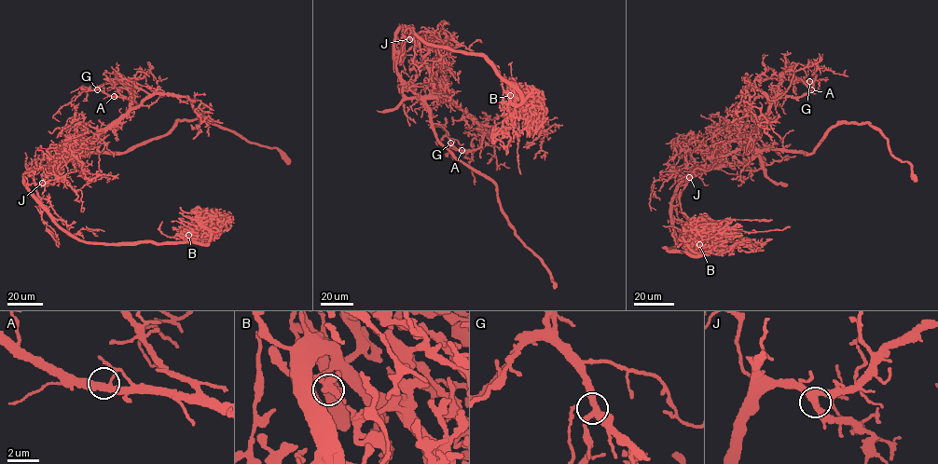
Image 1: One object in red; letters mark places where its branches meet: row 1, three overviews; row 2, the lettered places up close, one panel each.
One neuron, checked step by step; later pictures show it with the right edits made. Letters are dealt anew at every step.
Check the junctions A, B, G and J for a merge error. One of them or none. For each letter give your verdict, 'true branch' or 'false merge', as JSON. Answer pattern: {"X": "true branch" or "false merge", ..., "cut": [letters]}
{"A": "true branch", "B": "true branch", "G": "true branch", "J": "true branch", "cut": []}

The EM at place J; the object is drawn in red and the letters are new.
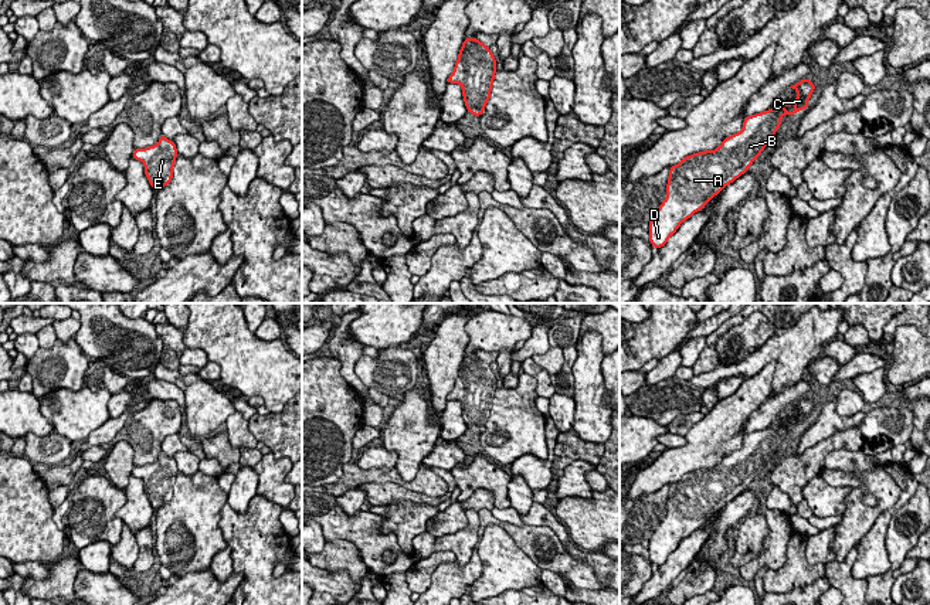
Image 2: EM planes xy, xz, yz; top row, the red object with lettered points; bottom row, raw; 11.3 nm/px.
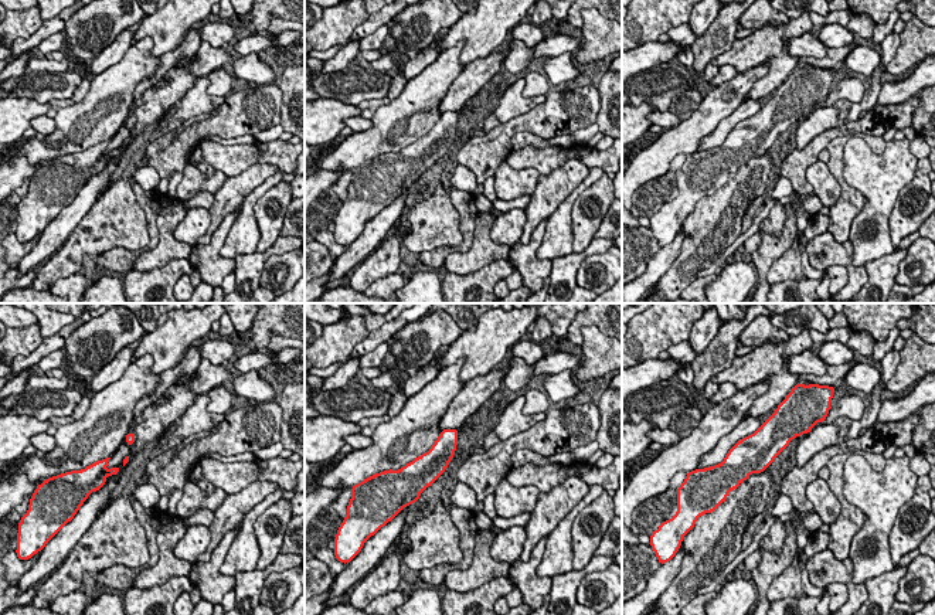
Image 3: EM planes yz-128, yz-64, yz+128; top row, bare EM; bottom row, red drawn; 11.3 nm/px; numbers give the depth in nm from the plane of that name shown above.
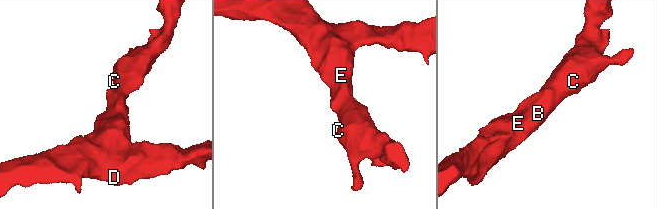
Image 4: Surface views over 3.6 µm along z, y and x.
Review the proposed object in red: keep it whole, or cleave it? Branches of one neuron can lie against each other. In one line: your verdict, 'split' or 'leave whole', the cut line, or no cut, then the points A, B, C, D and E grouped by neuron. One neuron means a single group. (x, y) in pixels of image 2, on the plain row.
leave whole | no cut | A B C D E

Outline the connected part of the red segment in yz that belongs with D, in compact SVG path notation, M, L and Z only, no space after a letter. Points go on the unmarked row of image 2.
M802 395L795 402L790 404L797 408L797 415L794 418L795 425L788 429L785 425L791 424L791 419L785 418L784 425L771 425L751 434L746 434L743 438L743 445L740 449L724 455L722 462L715 468L703 468L683 475L678 482L671 483L668 502L666 502L666 516L661 520L655 531L652 533L649 541L649 560L658 567L666 562L669 554L673 553L682 540L689 537L695 530L703 527L706 521L716 514L727 502L732 502L741 492L749 489L749 485L756 476L760 475L764 465L771 459L775 449L781 443L781 435L787 432L794 432L800 428L807 426L808 417L815 408L815 401L807 395Z

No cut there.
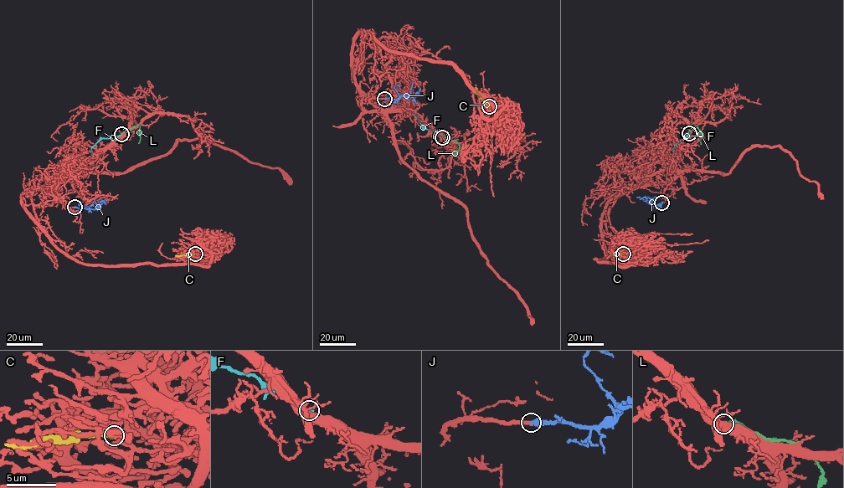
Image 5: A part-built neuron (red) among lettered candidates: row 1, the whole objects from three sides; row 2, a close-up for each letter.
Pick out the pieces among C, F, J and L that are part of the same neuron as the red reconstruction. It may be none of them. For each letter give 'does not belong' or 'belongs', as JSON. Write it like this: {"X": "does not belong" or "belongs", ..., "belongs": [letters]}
{"C": "does not belong", "F": "does not belong", "J": "belongs", "L": "does not belong", "belongs": ["J"]}

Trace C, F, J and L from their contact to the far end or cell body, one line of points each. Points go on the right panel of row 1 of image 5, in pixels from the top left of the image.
C: (623, 254), (609, 254)
F: (688, 134), (676, 143), (673, 152)
J: (661, 202), (651, 205), (636, 197)
L: (689, 133), (691, 125), (697, 127), (701, 132), (701, 144)

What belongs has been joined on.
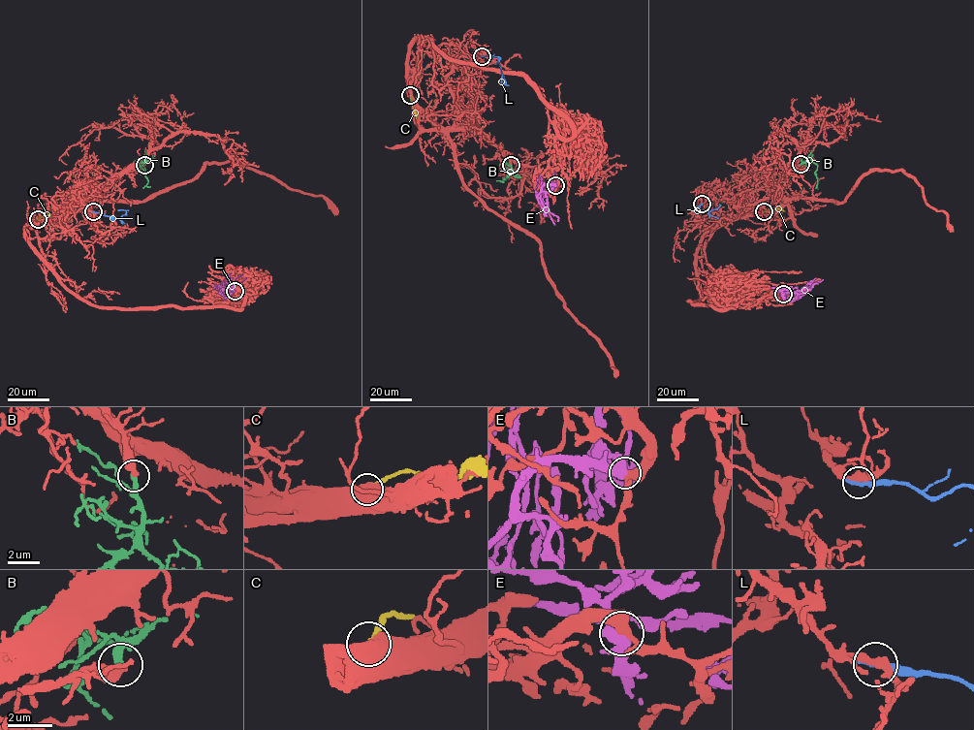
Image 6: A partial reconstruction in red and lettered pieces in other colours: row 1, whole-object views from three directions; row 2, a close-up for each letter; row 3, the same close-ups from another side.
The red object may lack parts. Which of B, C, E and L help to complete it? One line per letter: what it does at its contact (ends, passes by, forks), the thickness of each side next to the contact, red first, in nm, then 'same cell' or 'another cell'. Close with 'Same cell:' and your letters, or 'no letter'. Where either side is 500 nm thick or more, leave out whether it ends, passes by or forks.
B: it ends there; 420 nm thick on the red side, 280 nm on the other; same cell
C: 850 nm thick on the red side, 200 nm on the other; another cell
E: it passes by; 360 nm thick on the red side, 460 nm on the other; same cell
L: it ends there; 400 nm thick on the red side, 320 nm on the other; another cell
Same cell: B, E

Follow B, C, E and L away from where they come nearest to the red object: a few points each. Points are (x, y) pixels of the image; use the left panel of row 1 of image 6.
B: (144, 165), (146, 160), (146, 185), (150, 186)
C: (38, 219), (40, 216), (50, 216)
E: (235, 290), (225, 299), (222, 294), (243, 273)
L: (93, 211), (119, 219), (125, 210), (118, 209)

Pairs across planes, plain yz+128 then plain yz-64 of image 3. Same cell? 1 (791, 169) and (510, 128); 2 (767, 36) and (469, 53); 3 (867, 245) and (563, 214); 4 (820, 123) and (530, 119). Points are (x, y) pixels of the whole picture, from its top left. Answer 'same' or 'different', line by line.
1: same
2: same
3: same
4: different

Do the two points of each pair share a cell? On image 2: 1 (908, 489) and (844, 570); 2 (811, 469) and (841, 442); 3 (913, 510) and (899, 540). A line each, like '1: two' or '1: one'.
1: two
2: one
3: one

